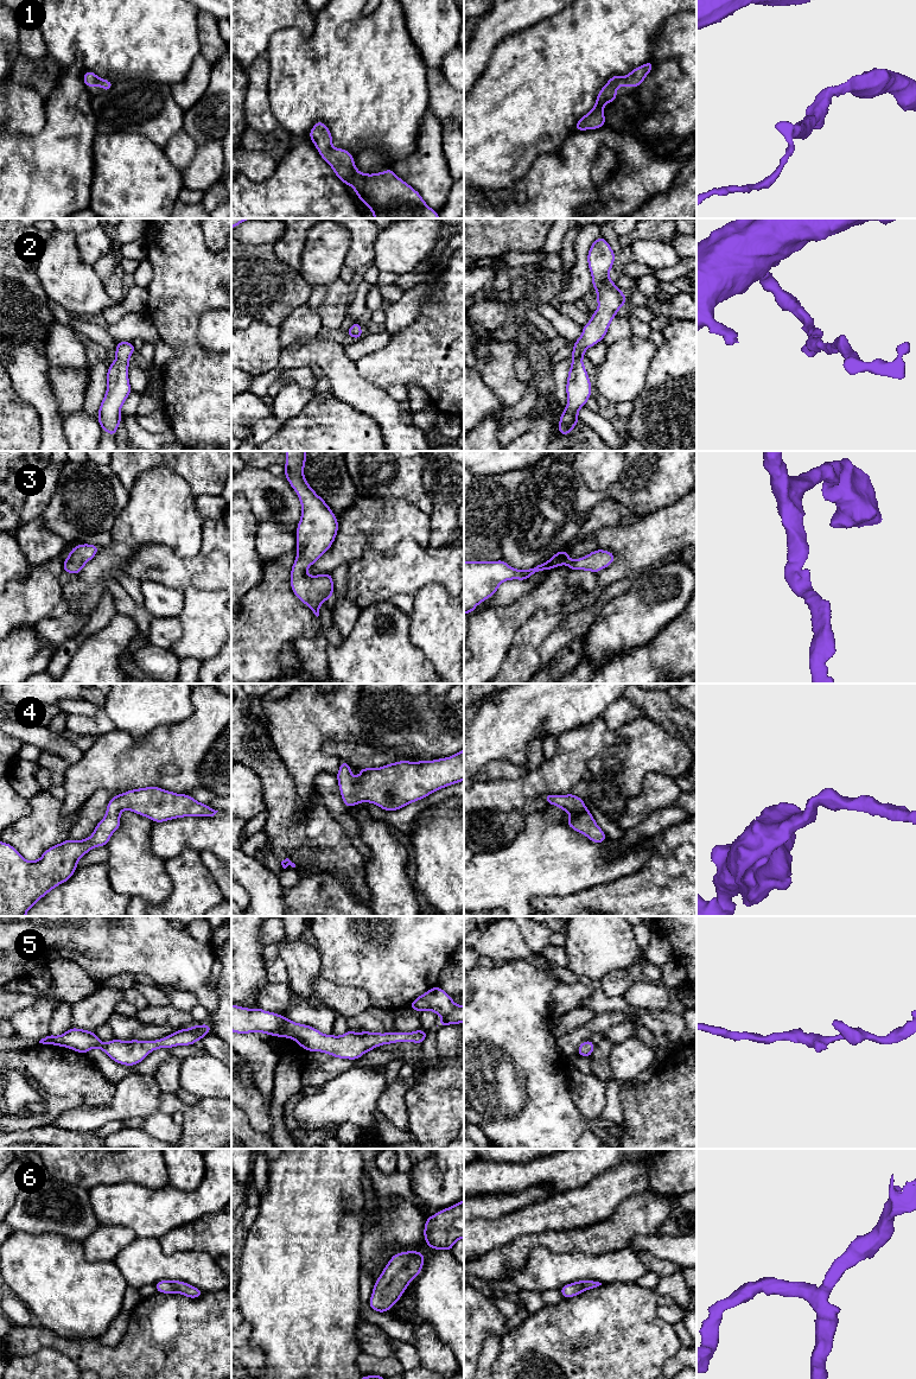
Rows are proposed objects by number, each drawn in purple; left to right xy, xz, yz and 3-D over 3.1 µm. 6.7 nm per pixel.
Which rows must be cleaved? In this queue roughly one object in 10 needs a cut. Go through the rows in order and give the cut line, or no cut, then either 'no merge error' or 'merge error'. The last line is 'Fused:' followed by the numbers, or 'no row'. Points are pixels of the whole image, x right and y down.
1: cut none; no merge error
2: cut none; no merge error
3: cut none; no merge error
4: cut none; no merge error
5: cut none; no merge error
6: cut none; no merge error
Fused: no row

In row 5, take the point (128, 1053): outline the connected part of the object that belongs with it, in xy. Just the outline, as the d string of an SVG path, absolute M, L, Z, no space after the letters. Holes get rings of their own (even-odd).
M206 1023L177 1030L170 1036L155 1041L120 1041L114 1037L110 1042L103 1043L94 1031L71 1027L66 1032L59 1036L49 1034L46 1037L42 1038L39 1043L65 1047L81 1054L87 1054L93 1048L100 1048L114 1062L123 1066L135 1066L144 1061L153 1050L177 1046L191 1046L209 1032L211 1032L211 1028L210 1024Z

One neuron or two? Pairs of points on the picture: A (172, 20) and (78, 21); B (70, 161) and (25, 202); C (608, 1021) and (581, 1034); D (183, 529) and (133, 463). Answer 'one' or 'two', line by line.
A: one
B: one
C: one
D: two

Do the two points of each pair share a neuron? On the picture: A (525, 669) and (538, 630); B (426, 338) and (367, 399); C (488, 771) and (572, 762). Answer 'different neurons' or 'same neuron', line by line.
A: same neuron
B: different neurons
C: different neurons

